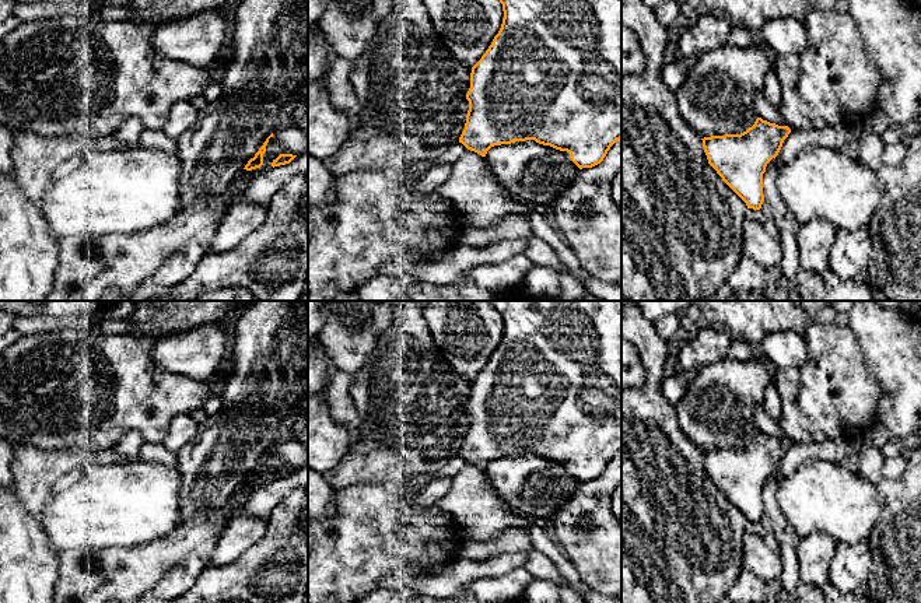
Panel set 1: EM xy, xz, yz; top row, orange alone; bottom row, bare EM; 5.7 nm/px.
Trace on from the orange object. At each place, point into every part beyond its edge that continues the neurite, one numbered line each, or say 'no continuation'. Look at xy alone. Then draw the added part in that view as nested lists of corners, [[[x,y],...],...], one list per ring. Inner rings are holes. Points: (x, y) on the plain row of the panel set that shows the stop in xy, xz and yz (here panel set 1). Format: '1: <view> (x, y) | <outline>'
no continuation

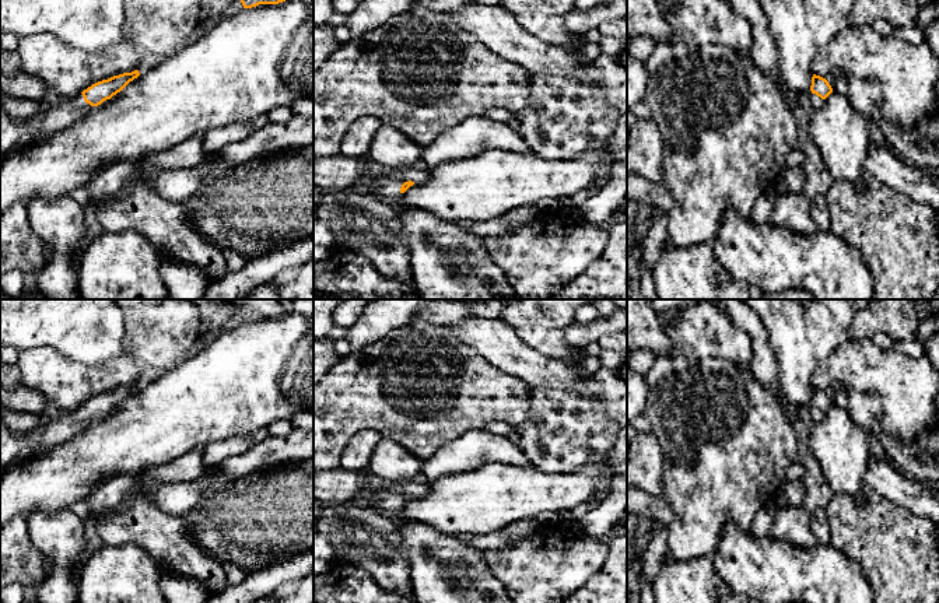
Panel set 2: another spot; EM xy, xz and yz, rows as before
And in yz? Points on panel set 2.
1: yz (813, 416) | [[[810,407],[807,416],[806,416],[806,420],[809,424],[813,424],[813,423],[819,423],[821,421],[824,417],[824,413],[821,413],[820,410],[817,410],[816,407]]]

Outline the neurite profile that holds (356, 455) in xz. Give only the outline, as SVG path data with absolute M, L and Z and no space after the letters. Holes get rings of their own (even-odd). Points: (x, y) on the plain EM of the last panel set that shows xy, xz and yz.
M364 428L355 432L341 452L340 469L351 473L365 469L372 451L382 438L382 434L372 428Z

